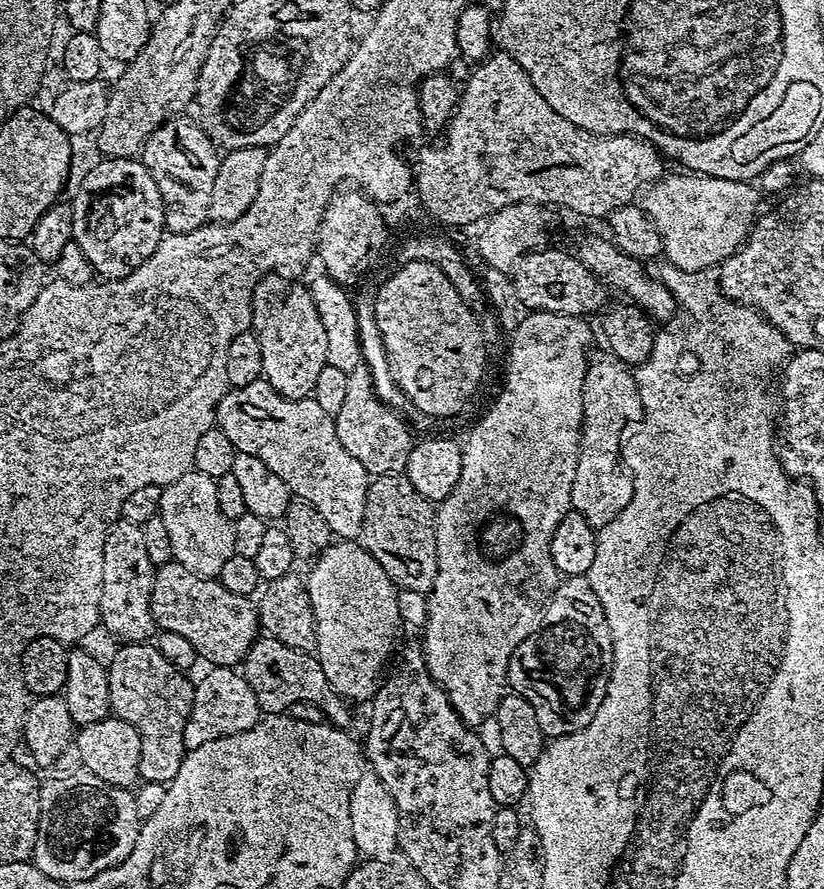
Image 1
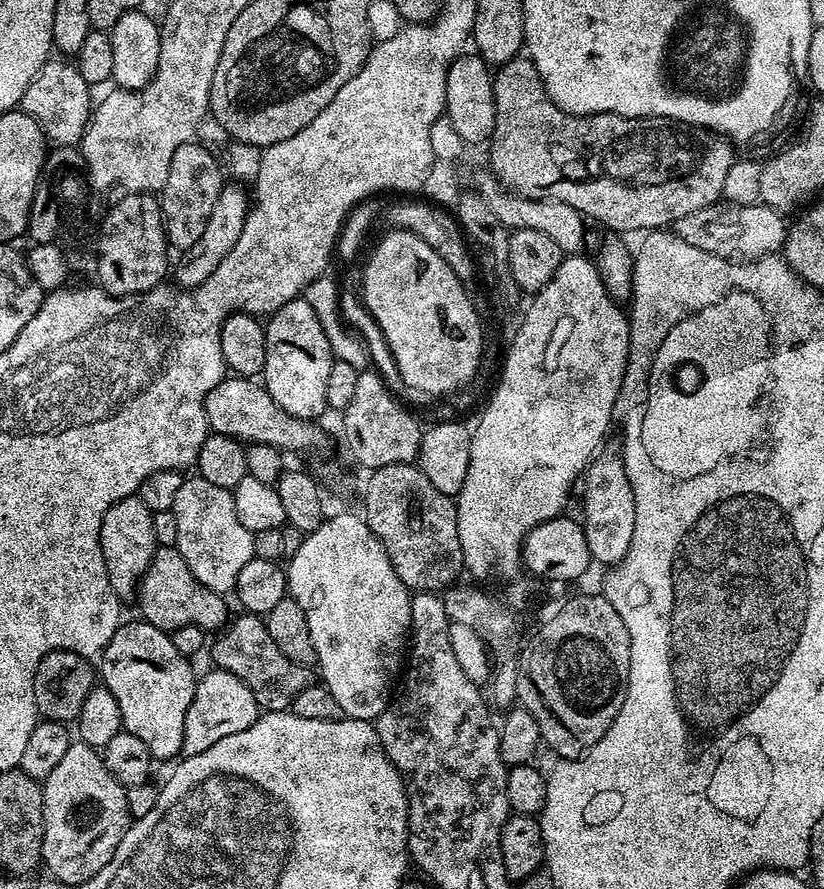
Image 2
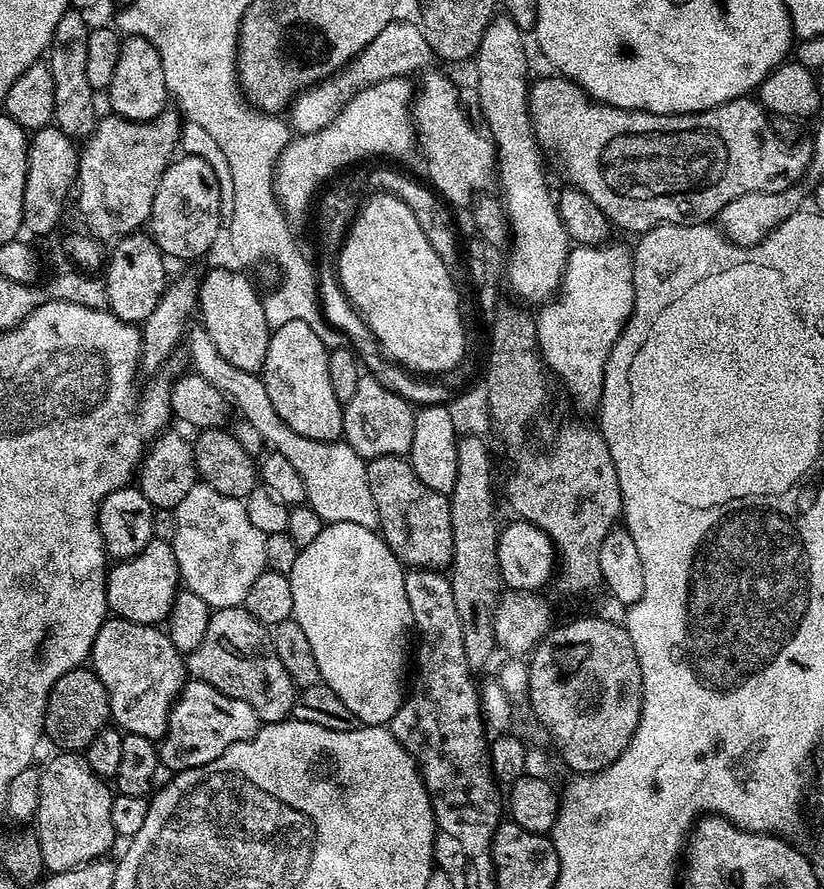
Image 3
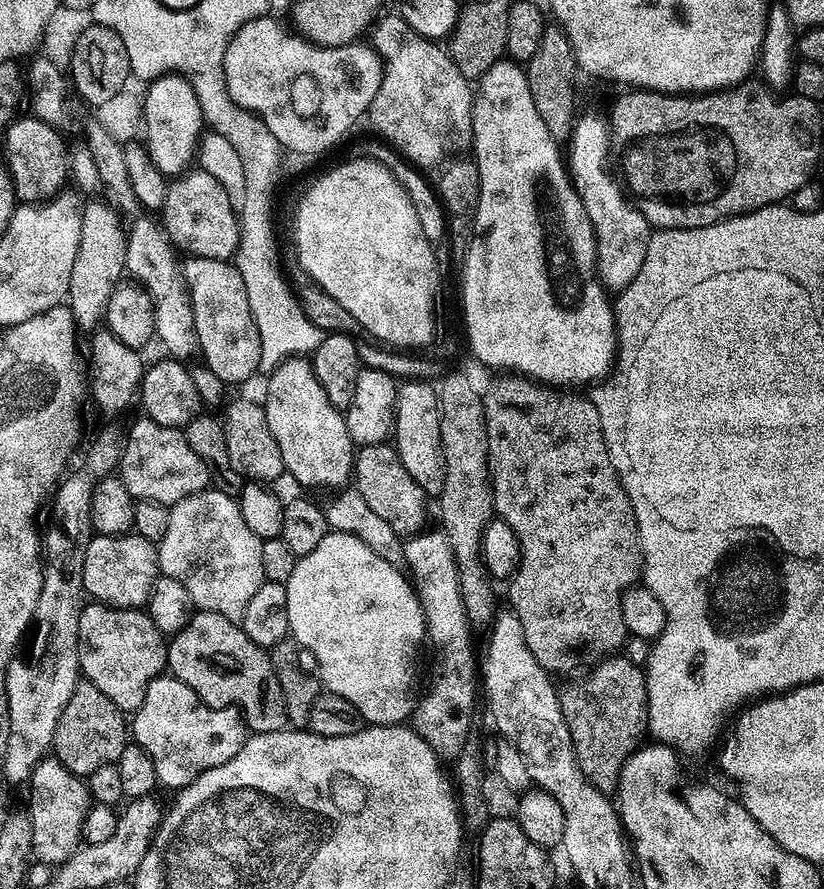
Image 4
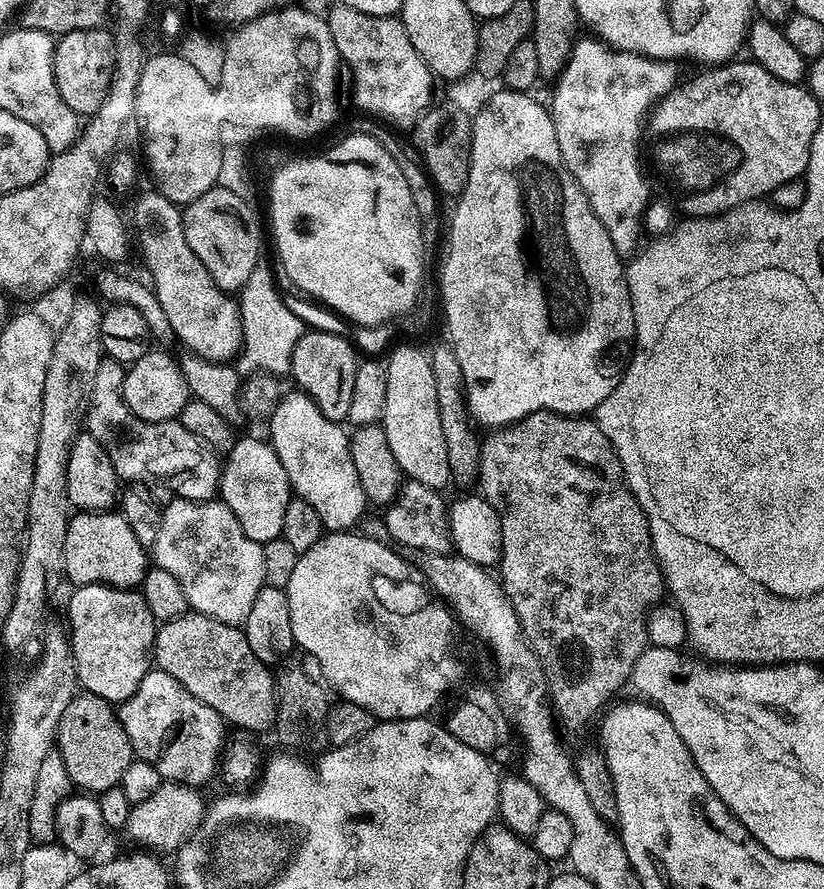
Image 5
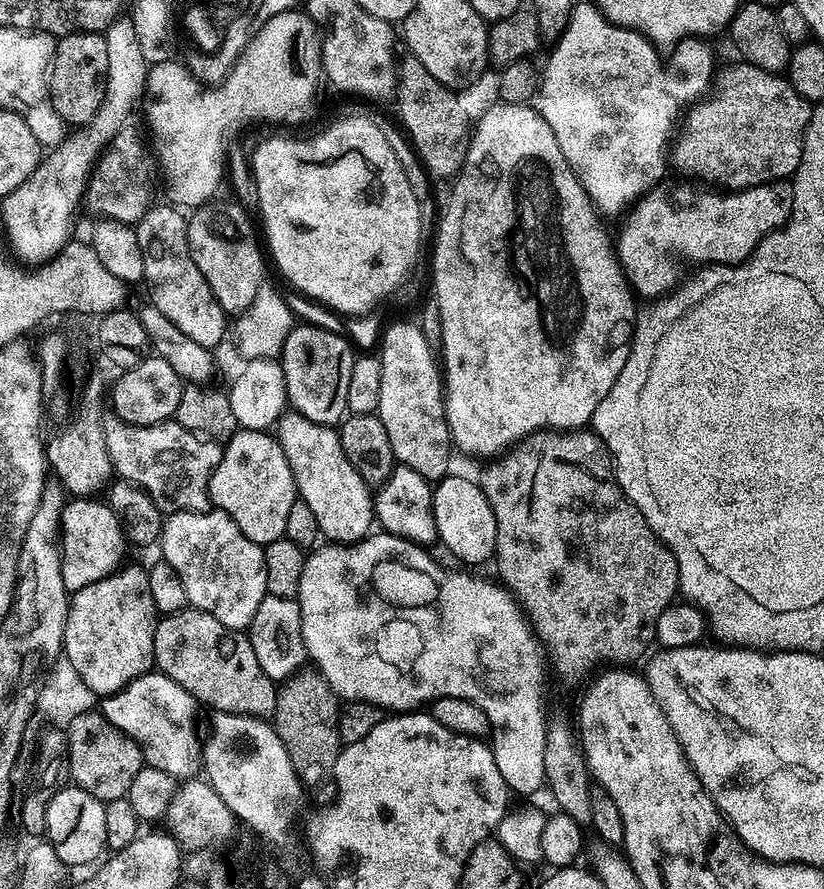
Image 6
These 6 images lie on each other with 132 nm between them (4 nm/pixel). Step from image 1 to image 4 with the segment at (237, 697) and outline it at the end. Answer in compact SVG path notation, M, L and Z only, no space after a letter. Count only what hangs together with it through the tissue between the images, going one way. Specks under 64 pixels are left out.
M161 674L150 682L142 706L131 717L130 736L135 743L144 747L146 754L150 754L157 781L163 787L165 784L168 788L184 788L187 784L195 785L206 770L222 766L222 762L230 762L230 758L238 754L246 739L246 725L239 708L211 708L209 704L203 704L200 696L190 690L190 686L171 674Z

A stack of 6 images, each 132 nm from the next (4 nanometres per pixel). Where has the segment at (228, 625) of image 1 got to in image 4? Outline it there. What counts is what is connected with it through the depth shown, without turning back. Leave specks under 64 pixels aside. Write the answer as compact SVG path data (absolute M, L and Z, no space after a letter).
M135 534L122 536L93 535L86 546L86 562L82 562L85 593L93 601L110 608L143 609L150 598L154 582L162 575L157 545Z

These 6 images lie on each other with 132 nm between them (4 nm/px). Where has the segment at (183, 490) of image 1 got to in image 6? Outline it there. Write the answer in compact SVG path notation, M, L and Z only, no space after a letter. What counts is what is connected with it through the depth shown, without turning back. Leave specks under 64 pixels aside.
M209 510L207 512L173 512L164 521L164 529L160 532L158 548L164 551L163 563L174 566L178 570L178 578L182 578L182 586L186 586L186 598L189 605L206 614L214 614L218 622L227 628L247 629L254 614L258 614L258 606L268 595L266 586L266 562L261 545L250 542L242 530L225 512Z

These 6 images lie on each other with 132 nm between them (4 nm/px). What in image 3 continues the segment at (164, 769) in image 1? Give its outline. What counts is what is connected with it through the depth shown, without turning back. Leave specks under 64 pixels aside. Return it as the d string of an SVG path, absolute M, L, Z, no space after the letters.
M109 618L98 630L90 668L108 691L108 710L115 727L153 742L167 733L172 709L186 687L185 657L170 642L167 631L151 624Z

